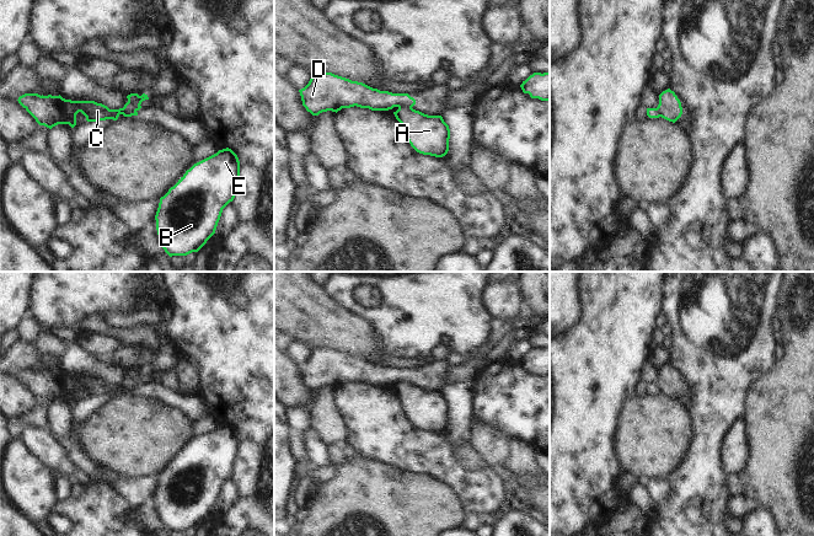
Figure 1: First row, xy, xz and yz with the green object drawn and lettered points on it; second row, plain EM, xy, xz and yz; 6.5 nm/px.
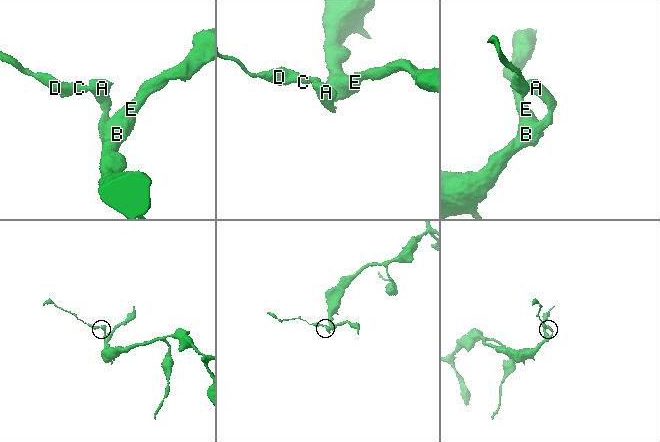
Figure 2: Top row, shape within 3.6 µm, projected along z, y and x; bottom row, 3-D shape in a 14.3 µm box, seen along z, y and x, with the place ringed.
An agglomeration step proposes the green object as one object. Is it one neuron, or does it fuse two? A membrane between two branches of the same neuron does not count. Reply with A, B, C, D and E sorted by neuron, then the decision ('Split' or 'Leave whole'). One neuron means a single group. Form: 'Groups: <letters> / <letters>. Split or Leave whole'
Groups: A B E / C D. Split.

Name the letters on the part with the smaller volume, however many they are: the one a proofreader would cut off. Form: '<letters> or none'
C, D

